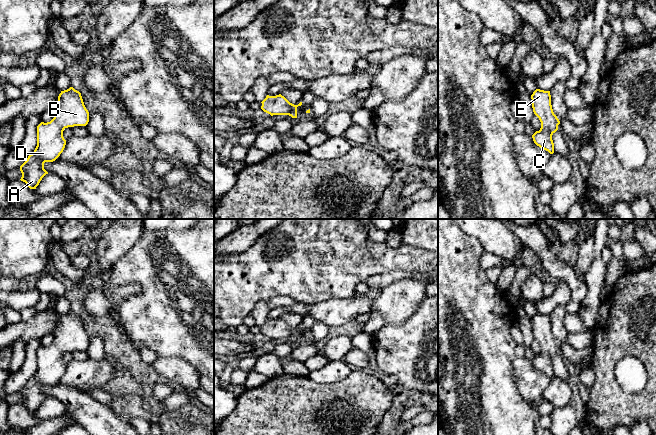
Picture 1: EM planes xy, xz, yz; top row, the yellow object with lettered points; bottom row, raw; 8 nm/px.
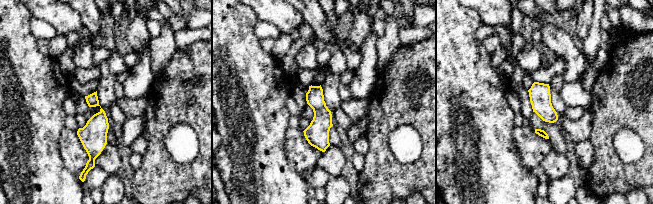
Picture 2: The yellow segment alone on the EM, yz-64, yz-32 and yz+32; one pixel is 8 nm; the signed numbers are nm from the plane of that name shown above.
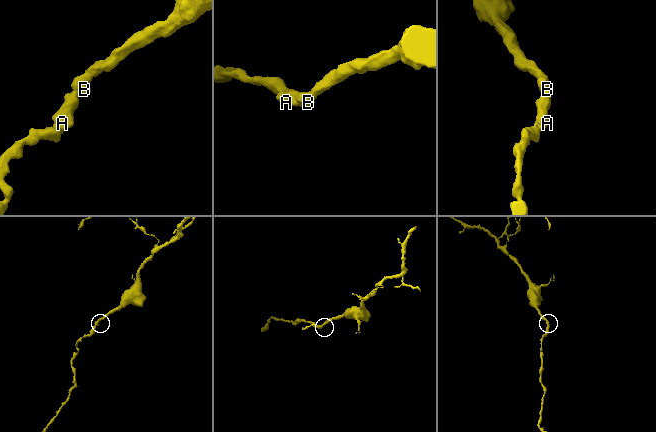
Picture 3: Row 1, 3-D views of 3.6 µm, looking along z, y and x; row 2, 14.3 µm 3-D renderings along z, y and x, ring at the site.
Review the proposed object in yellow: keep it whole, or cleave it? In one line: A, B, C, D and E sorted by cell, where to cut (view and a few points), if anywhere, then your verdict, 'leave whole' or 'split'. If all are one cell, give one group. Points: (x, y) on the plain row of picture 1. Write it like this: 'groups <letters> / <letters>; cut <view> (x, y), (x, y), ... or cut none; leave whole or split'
groups A B C D E; cut none; leave whole

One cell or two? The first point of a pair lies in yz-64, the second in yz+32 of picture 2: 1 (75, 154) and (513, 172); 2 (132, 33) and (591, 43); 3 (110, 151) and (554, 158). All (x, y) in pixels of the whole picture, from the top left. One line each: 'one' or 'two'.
1: two
2: two
3: one

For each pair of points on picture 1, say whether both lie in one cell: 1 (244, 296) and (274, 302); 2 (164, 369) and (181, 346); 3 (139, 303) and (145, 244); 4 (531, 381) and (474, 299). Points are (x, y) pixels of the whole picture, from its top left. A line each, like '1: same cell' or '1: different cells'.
1: different cells
2: different cells
3: same cell
4: different cells

